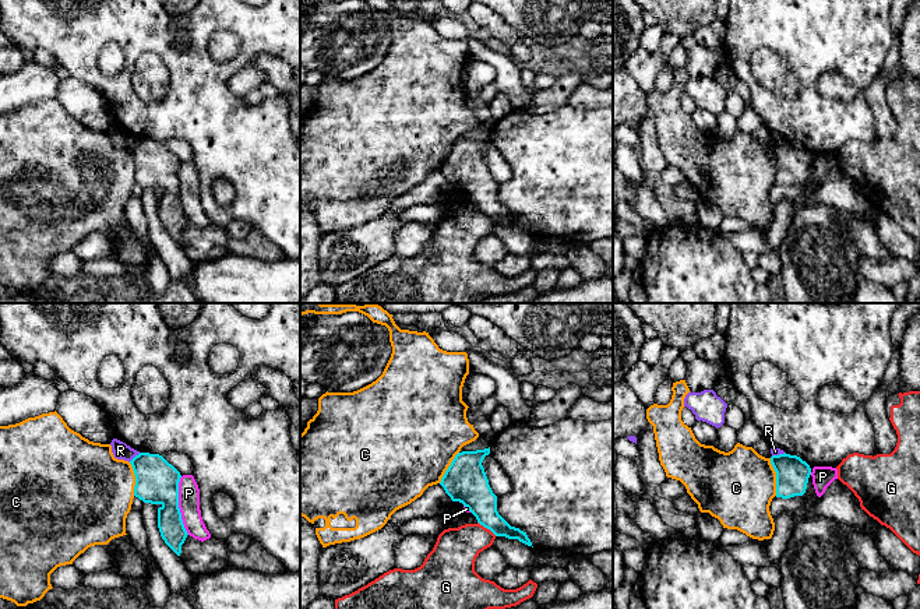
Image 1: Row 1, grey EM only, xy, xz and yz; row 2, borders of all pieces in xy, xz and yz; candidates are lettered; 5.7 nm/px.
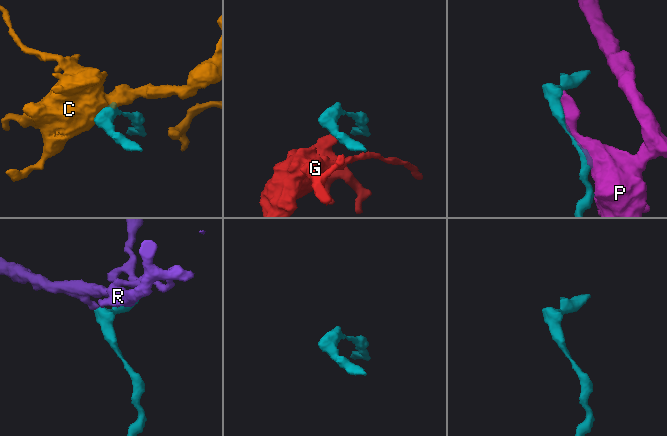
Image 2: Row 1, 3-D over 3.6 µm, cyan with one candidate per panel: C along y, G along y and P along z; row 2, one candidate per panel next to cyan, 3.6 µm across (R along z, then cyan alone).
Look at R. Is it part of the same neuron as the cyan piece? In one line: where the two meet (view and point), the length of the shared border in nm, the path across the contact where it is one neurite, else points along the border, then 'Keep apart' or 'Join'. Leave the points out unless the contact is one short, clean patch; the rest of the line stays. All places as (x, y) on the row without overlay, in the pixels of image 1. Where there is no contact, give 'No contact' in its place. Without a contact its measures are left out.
Touches cyan at xy (136, 143). Shared border 90 nm. Boundary: xy (140, 140), (129, 148). Keep apart

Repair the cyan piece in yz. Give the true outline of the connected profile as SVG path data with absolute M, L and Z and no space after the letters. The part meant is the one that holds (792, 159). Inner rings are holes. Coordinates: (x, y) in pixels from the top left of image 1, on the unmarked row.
M779 141L771 144L776 159L776 184L803 183L811 162L810 152L797 142Z

